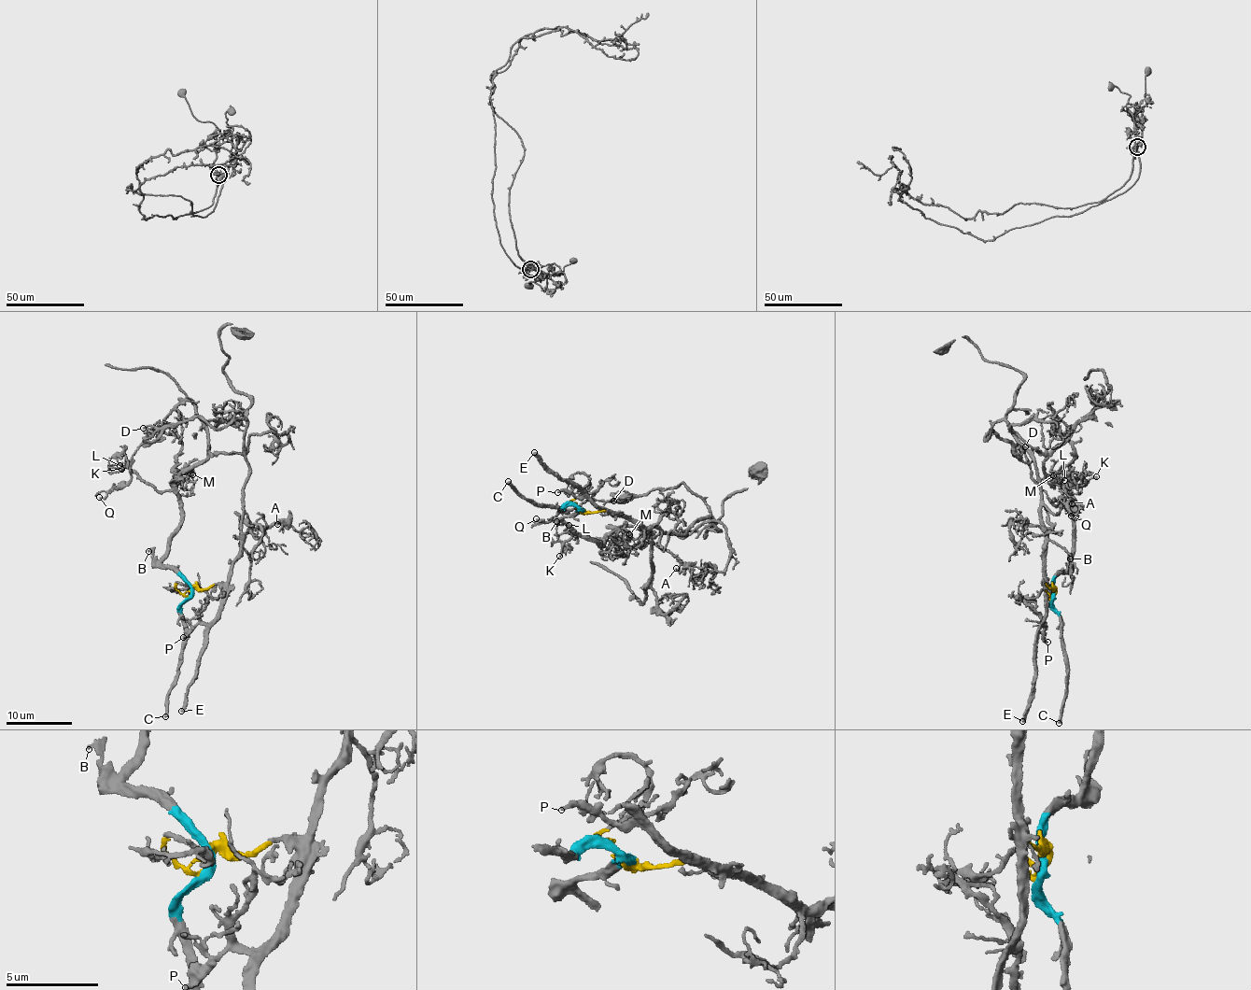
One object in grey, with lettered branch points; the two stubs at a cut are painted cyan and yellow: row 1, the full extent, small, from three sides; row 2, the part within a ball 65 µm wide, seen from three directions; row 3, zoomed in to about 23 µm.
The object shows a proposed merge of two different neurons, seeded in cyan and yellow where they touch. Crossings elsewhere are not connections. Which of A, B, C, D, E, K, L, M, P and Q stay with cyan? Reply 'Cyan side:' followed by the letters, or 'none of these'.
Cyan side: B, C, K, L, M

